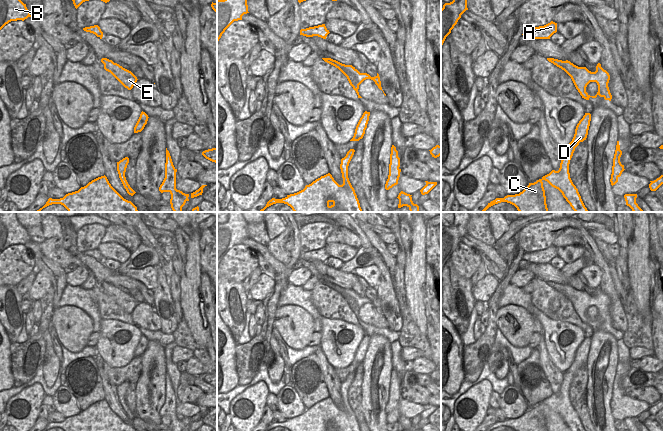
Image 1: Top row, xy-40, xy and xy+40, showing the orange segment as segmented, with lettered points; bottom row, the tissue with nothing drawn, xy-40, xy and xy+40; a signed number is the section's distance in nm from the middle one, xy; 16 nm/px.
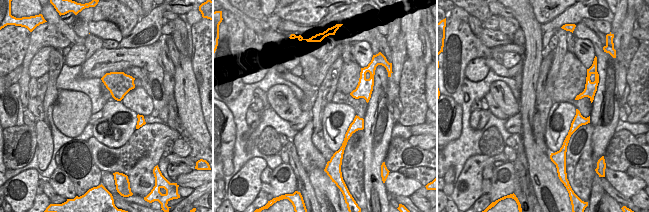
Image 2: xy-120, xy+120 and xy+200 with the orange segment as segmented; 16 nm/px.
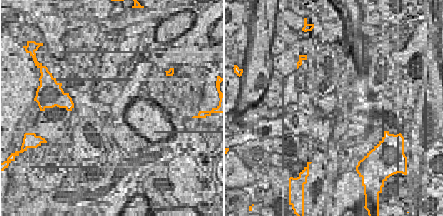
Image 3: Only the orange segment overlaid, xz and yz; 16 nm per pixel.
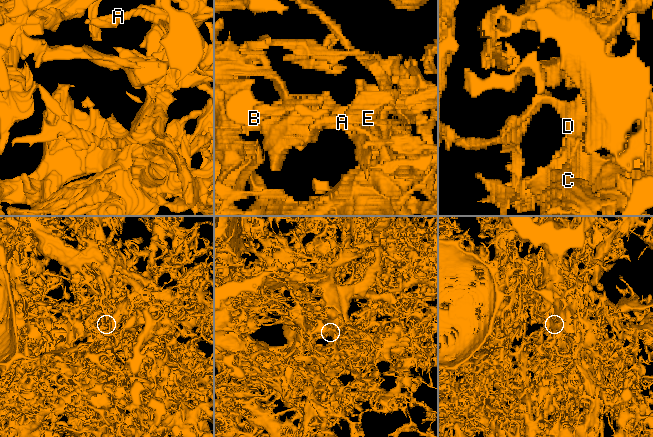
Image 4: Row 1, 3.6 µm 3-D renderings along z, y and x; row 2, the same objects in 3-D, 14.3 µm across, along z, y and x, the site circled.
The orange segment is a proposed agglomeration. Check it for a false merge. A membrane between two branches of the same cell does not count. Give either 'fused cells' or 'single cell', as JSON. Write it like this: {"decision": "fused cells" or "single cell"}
{"decision": "fused cells"}

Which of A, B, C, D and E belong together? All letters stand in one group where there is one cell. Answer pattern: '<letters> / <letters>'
A B C D / E

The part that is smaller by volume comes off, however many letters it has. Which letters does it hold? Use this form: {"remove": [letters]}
{"remove": ["E"]}

